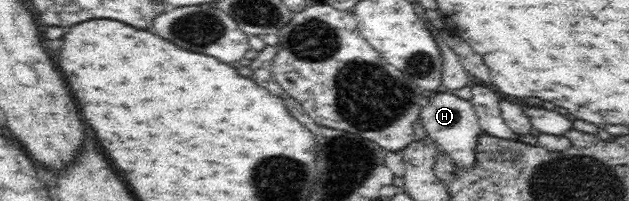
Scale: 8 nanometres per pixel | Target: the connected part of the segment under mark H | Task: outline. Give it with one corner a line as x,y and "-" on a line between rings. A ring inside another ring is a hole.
449,91
435,94
423,102
419,117
419,122
427,131
427,136
439,144
440,150
445,151
448,158
451,158
456,166
460,168
473,168
475,166
475,162
477,162
476,146
481,129
479,121
477,121
477,113
475,113
473,104
469,100
463,100

